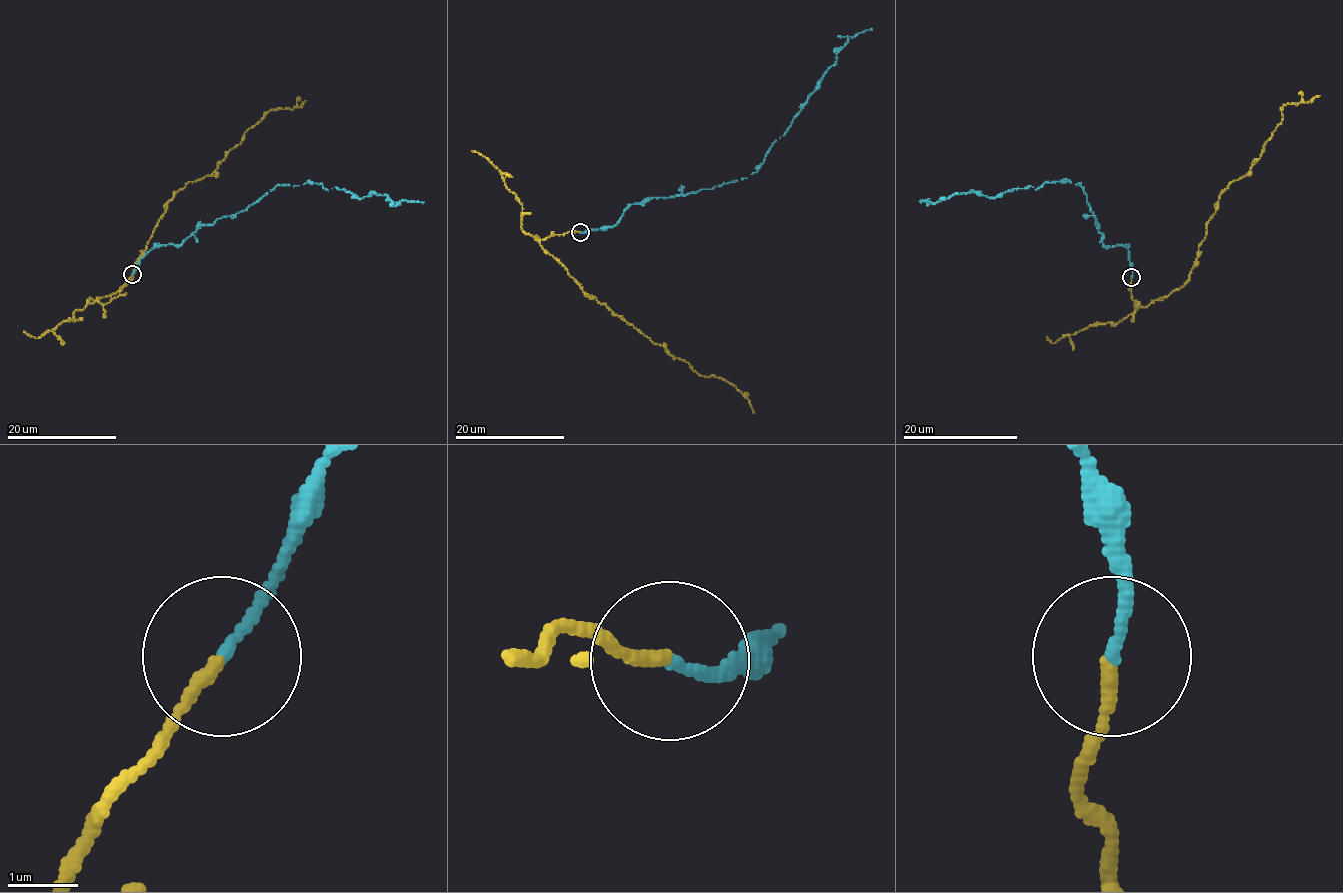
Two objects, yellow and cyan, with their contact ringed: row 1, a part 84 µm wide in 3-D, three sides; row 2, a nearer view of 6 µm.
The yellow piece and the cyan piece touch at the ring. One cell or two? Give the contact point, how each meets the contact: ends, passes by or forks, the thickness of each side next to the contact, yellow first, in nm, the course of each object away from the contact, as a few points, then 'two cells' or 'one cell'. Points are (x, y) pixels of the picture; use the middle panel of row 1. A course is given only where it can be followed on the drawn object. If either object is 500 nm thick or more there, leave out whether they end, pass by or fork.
(580, 232) | yellow ends | cyan ends | 180/140 nm | yellow via (580, 231), (536, 238), (588, 296), (673, 356), (685, 360), (698, 374), (726, 380), (747, 399), (754, 413) | cyan via (580, 231), (614, 226), (632, 204), (693, 193), (755, 172), (847, 39), (872, 28) | one cell

